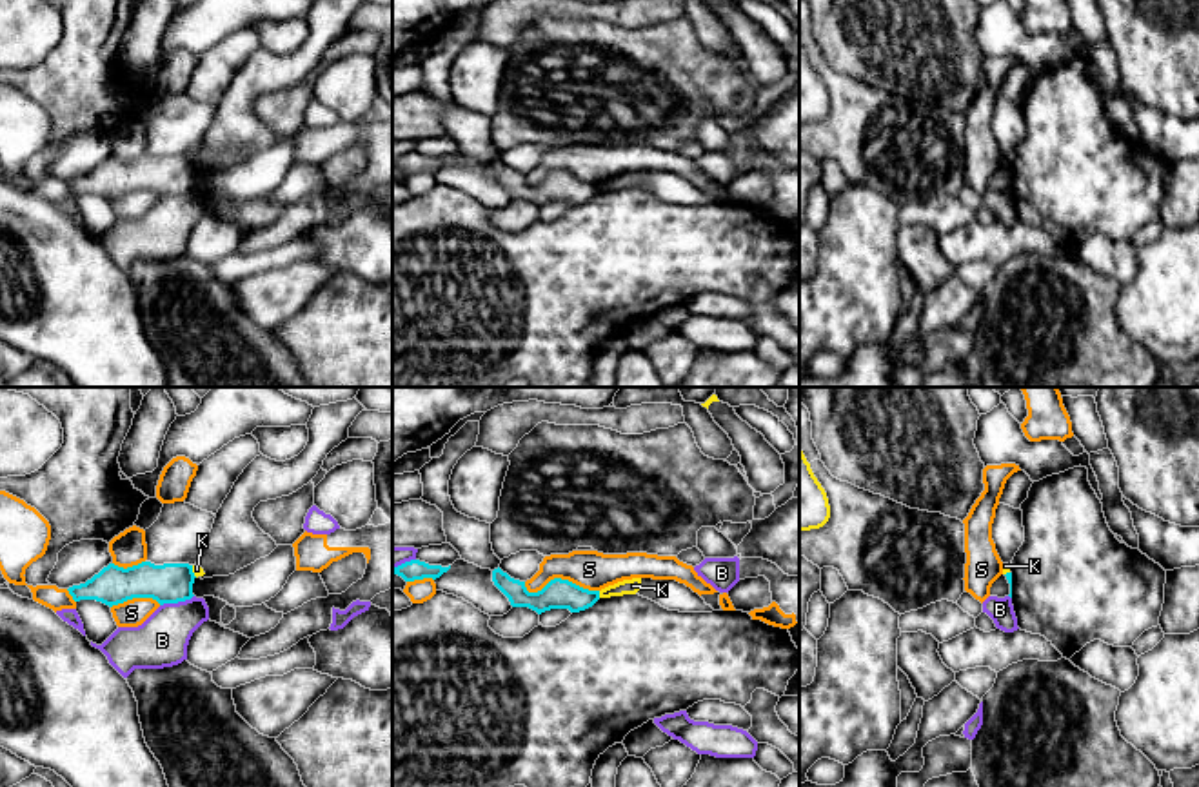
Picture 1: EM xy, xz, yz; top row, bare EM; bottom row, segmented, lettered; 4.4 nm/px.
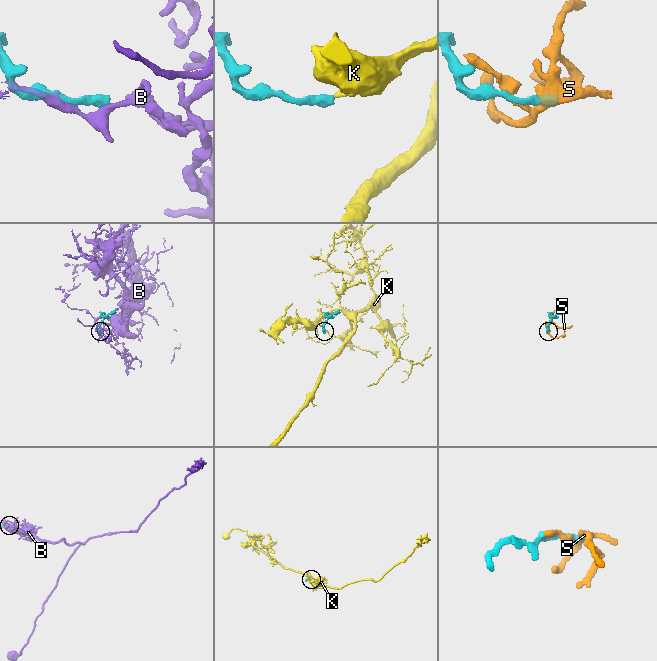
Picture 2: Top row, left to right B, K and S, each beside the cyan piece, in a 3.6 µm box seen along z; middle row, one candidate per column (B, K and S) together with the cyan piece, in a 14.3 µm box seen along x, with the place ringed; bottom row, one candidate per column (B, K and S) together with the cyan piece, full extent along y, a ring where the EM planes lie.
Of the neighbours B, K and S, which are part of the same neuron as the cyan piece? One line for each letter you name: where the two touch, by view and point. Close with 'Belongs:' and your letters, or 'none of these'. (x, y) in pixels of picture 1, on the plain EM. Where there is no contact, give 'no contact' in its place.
Belongs: none of these

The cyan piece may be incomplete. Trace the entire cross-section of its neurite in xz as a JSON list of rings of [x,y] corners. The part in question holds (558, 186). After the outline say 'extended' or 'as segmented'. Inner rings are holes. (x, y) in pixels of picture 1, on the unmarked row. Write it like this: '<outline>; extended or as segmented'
[[[500,160],[492,164],[492,174],[509,191],[512,200],[529,200],[538,207],[550,202],[580,205],[600,193],[600,184],[589,184],[561,171],[550,173],[538,185],[529,185],[525,174],[510,171]]]; as segmented

